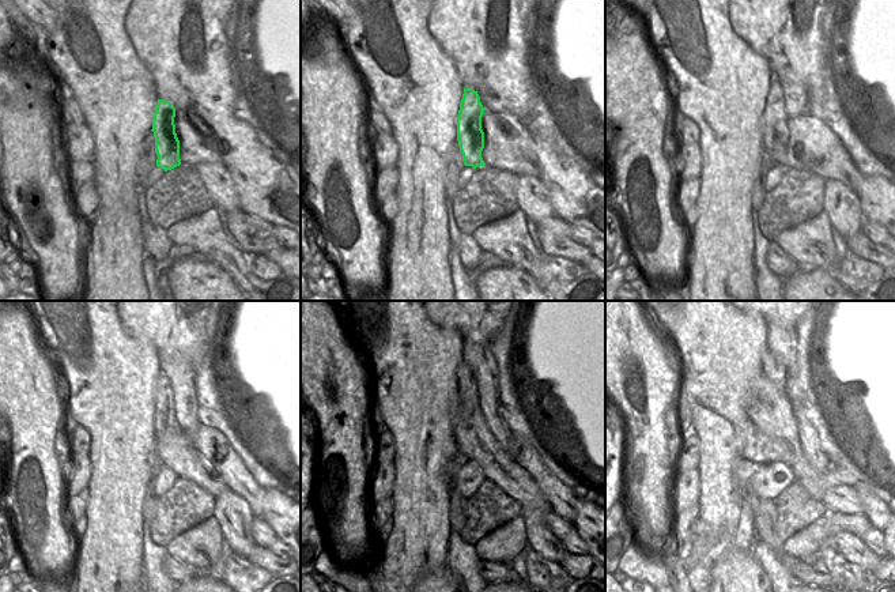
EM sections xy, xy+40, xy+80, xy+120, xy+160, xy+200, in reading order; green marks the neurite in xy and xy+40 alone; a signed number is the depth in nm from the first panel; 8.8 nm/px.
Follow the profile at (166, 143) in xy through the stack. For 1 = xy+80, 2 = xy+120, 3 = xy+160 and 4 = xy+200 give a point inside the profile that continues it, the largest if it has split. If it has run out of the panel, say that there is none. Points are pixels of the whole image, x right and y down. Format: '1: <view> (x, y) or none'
1: xy+80 (774, 117)
2: xy+120 (165, 413)
3: xy+160 (468, 399)
4: xy+200 (773, 368)

